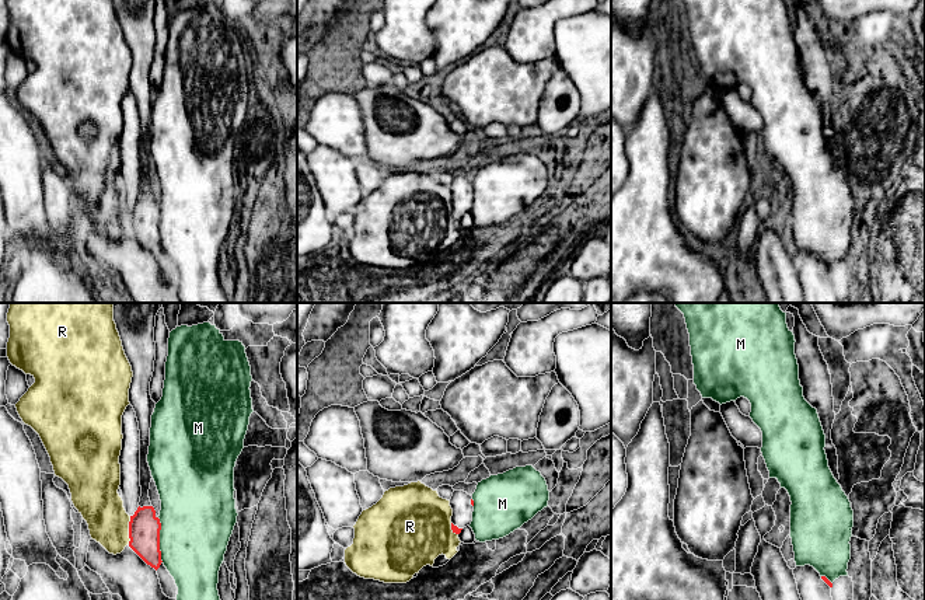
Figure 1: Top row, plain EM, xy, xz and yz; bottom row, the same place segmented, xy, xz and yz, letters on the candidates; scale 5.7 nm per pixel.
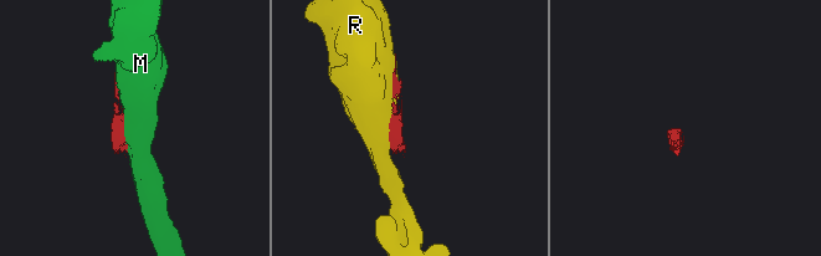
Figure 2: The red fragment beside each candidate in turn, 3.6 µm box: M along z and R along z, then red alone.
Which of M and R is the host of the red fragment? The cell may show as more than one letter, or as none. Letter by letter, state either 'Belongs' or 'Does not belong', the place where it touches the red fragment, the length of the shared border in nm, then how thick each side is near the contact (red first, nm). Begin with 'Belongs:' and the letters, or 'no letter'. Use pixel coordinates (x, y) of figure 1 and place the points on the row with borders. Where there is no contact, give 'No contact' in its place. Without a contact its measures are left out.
Belongs: no letter
M: Does not belong. Touches red at xy (159, 540). Shared border 260 nm. Thickness 180 nm (red) against 420 nm
R: Does not belong. Touches red at xy (129, 530). Shared border 160 nm. Thickness 180 nm (red) against 240 nm

